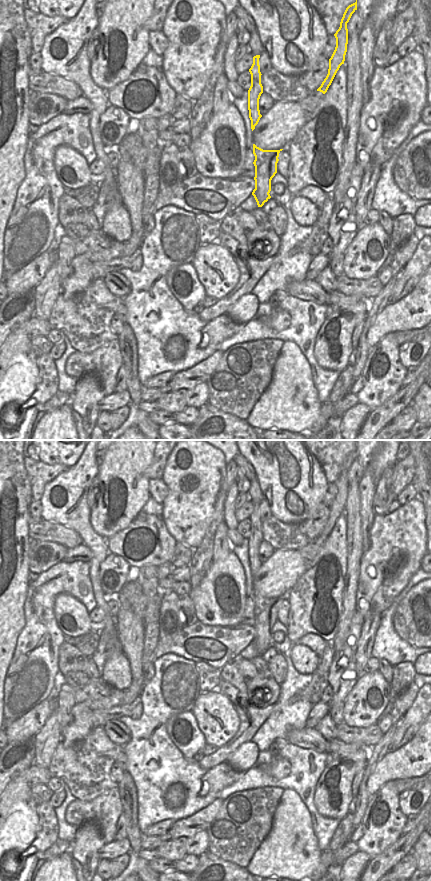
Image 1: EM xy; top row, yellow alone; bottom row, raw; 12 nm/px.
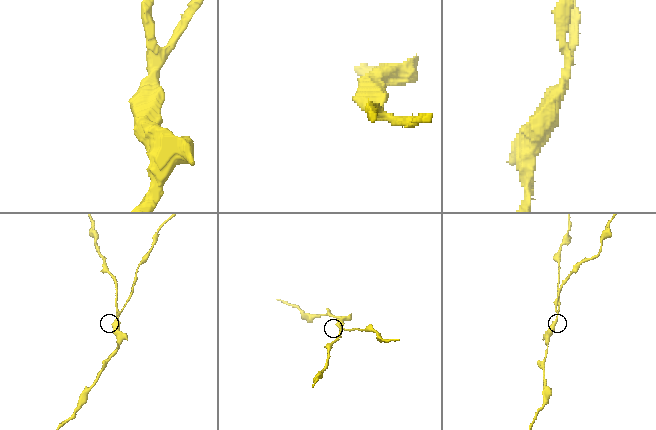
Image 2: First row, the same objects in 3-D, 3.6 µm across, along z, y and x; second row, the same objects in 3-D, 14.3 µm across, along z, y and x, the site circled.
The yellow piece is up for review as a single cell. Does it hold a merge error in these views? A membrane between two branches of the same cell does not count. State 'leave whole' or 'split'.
split

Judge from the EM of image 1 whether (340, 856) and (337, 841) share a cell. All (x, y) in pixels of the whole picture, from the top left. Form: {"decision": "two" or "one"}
{"decision": "two"}

